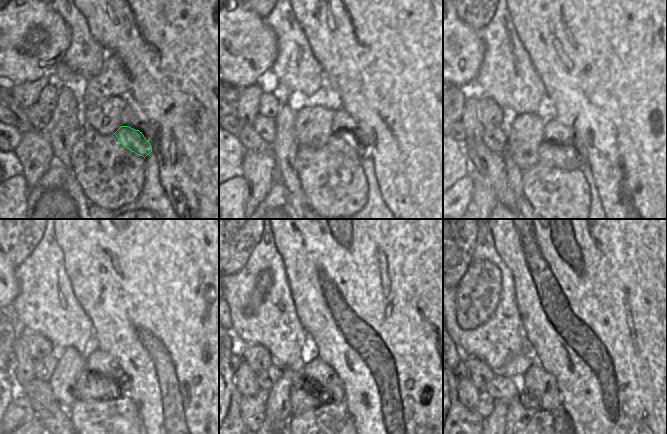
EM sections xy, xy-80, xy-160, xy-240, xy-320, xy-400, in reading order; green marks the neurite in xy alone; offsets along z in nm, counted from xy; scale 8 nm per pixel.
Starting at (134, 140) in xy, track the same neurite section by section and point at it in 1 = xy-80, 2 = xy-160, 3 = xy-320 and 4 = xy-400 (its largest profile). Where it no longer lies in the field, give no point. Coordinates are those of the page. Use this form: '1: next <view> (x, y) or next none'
1: next xy-80 (347, 142)
2: next xy-160 (551, 154)
3: next xy-320 (302, 399)
4: next xy-400 (522, 408)

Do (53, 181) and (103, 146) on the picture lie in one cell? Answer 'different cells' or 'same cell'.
different cells

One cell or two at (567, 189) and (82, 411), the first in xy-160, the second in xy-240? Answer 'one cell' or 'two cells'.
one cell

